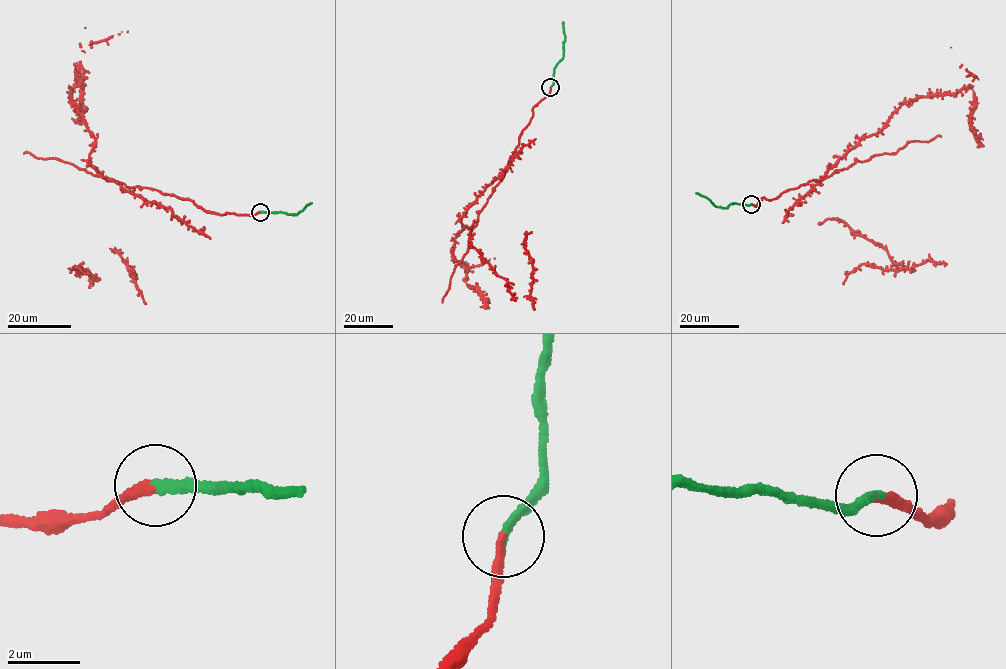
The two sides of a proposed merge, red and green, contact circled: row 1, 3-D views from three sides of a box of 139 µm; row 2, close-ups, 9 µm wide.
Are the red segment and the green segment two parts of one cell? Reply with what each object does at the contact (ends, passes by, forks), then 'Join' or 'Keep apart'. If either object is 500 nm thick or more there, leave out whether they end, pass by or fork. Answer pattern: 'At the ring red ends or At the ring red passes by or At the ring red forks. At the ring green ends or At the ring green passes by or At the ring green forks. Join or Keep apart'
At the ring red ends. At the ring green ends. Join

